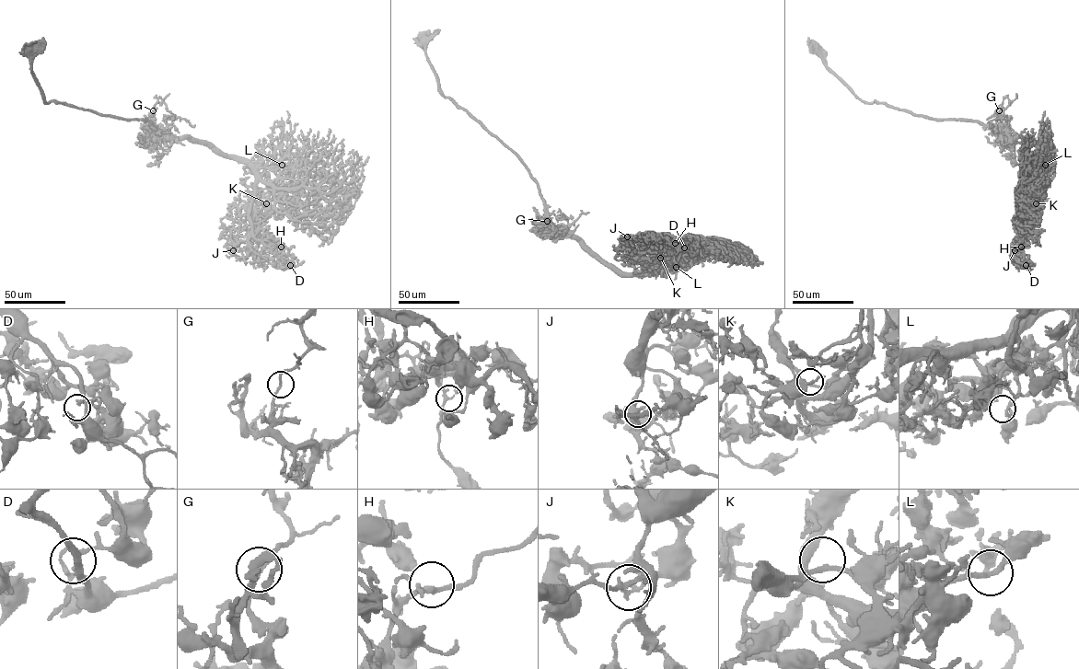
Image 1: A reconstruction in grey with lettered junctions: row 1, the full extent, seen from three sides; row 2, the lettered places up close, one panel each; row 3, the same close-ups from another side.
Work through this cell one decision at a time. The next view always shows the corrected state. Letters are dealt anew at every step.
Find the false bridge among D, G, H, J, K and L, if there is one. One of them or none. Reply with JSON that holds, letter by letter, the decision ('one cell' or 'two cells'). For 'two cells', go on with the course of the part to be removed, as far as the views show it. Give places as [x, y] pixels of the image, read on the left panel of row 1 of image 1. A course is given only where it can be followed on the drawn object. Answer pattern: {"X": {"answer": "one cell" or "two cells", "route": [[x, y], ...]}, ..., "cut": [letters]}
{"D": {"answer": "one cell"}, "G": {"answer": "two cells", "route": [[153, 110], [159, 97], [166, 109], [174, 114], [169, 131], [158, 132], [154, 127]]}, "H": {"answer": "one cell"}, "J": {"answer": "one cell"}, "K": {"answer": "one cell"}, "L": {"answer": "one cell"}, "cut": ["G"]}

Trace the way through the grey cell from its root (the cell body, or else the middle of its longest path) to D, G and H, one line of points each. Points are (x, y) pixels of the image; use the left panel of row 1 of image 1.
D: (31, 49), (46, 103), (143, 119), (246, 164), (255, 178), (251, 233), (290, 265)
G: (31, 49), (31, 73), (46, 103), (59, 101), (101, 114), (143, 119), (155, 127), (153, 110)
H: (31, 49), (46, 103), (143, 119), (246, 164), (255, 178), (251, 233), (281, 247)

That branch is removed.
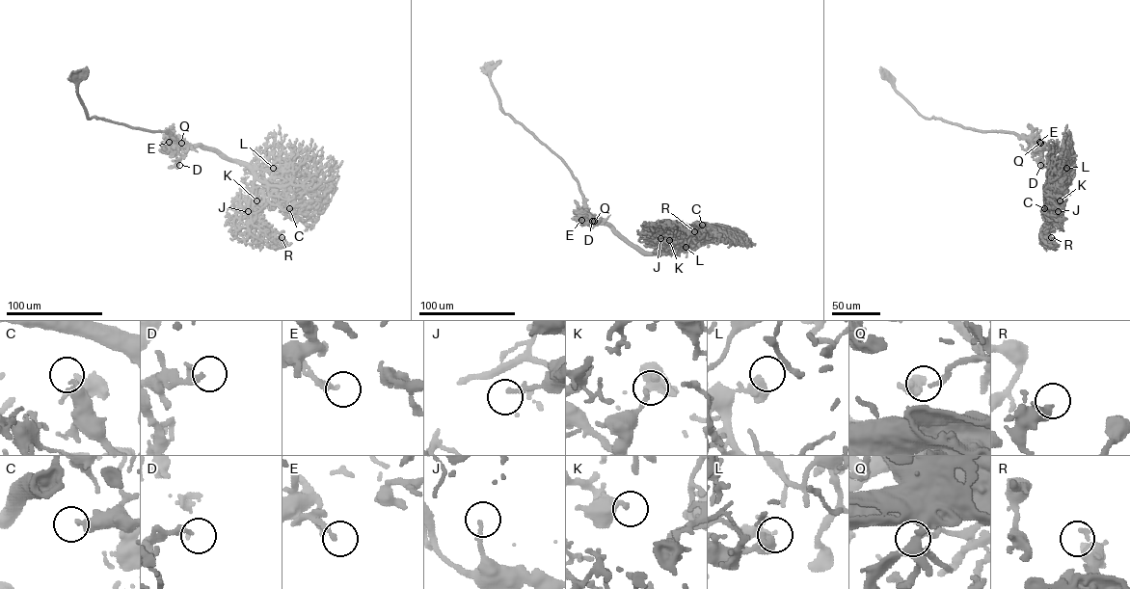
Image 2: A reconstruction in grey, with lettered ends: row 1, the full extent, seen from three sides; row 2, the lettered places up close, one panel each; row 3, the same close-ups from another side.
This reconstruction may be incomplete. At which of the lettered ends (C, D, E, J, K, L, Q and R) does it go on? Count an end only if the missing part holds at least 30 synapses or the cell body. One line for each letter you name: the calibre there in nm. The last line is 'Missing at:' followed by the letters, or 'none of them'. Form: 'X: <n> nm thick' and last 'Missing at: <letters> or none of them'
J: 190 nm thick
Missing at: J

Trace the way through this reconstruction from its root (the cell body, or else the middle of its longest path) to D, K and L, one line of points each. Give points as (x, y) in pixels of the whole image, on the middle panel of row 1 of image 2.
D: (490, 69), (490, 81), (502, 110), (564, 163), (582, 195), (586, 222), (592, 221)
K: (490, 69), (490, 81), (502, 110), (561, 160), (578, 181), (591, 214), (646, 252), (661, 252), (669, 240)
L: (490, 69), (490, 81), (502, 110), (561, 160), (578, 181), (586, 209), (591, 214), (646, 252), (686, 247)

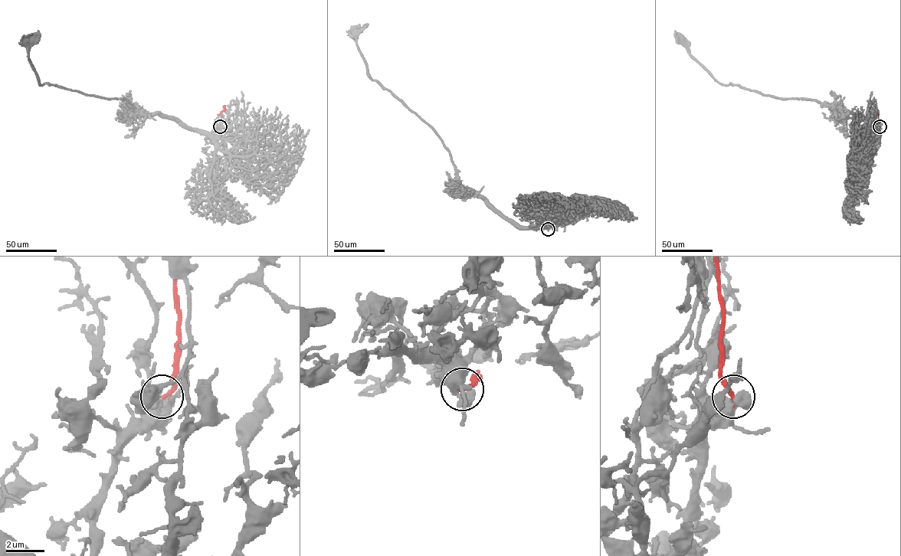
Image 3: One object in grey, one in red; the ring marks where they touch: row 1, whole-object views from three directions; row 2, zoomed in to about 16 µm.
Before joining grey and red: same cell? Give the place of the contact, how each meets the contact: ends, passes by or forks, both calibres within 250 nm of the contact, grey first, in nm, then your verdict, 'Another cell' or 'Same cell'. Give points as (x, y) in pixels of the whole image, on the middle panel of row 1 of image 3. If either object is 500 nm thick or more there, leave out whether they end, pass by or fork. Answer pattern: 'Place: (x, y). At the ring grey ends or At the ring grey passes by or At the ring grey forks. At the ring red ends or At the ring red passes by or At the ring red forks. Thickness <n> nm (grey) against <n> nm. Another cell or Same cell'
Place: (548, 229). At the ring grey passes by. At the ring red ends. Thickness 440 nm (grey) against 220 nm. Same cell

